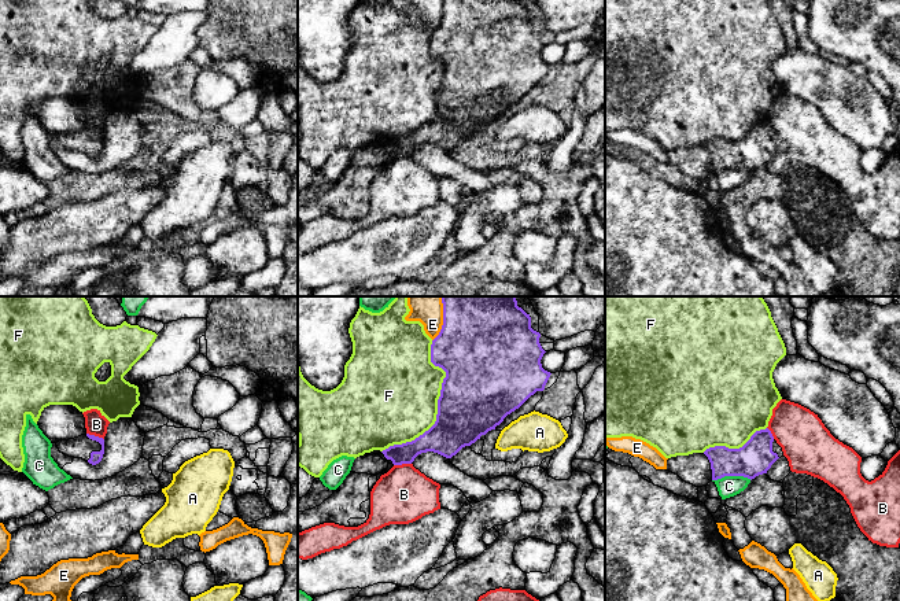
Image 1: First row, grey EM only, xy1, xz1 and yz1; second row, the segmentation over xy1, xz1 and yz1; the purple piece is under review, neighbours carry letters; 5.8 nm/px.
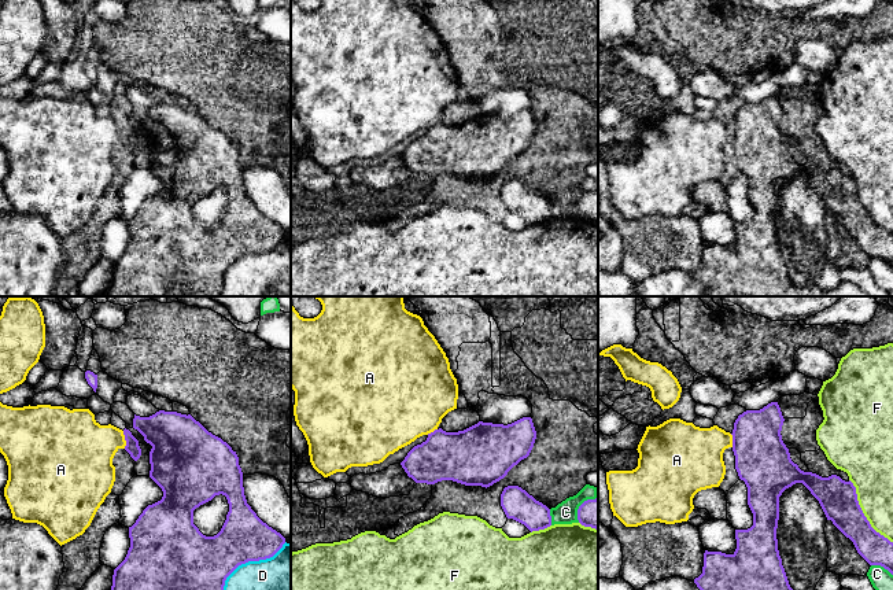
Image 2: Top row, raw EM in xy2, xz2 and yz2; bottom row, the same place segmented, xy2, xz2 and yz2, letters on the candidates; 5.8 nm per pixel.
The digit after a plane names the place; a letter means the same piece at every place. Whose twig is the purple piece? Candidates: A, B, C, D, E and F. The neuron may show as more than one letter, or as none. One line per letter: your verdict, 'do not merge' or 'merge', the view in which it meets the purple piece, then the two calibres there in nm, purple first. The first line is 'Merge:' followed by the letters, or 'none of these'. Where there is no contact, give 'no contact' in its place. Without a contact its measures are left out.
Merge: none of these
A: do not merge; meets purple in xy2; 80 nm thick on the purple side, 340 nm on the other
B: do not merge; meets purple in xy1; 70 nm thick on the purple side, 130 nm on the other
C: do not merge; meets purple in yz1; 200 nm thick on the purple side, 130 nm on the other
D: do not merge; meets purple in xy2; 300 nm thick on the purple side, 240 nm on the other
E: do not merge; meets purple in xz1; 500 nm thick on the purple side, 200 nm on the other
F: do not merge; meets purple in xz1; 420 nm thick on the purple side, 480 nm on the other

